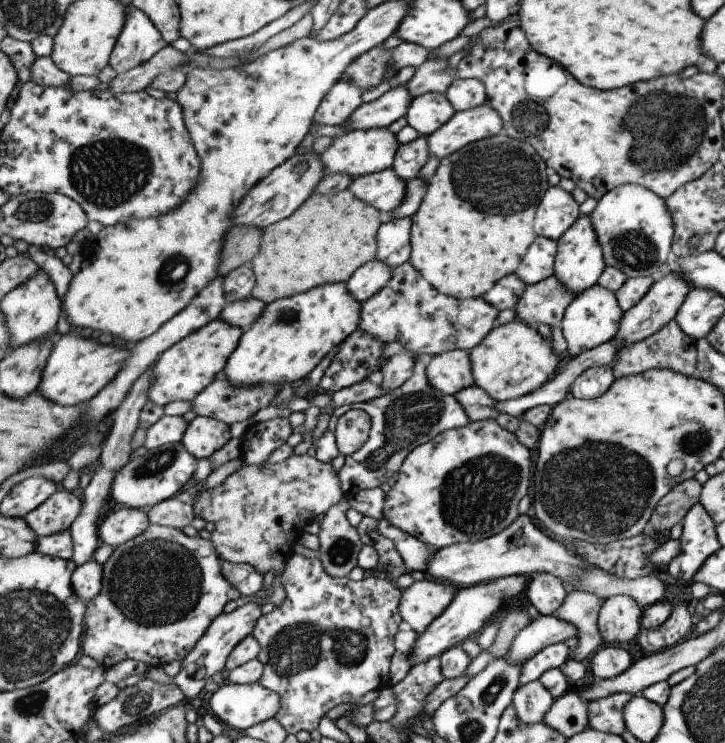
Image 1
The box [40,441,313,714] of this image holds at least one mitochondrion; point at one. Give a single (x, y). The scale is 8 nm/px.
(155, 583)

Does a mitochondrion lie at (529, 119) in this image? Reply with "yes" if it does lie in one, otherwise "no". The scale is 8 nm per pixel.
yes

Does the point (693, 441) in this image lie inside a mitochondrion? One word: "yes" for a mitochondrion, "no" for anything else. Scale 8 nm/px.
yes

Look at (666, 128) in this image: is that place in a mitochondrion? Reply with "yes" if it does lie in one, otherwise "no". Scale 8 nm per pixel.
yes

